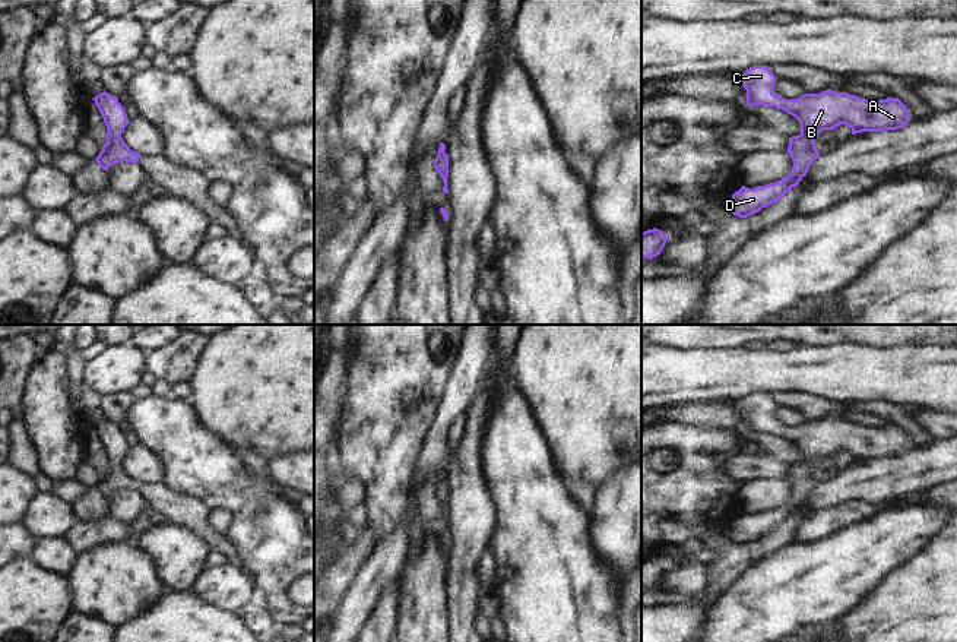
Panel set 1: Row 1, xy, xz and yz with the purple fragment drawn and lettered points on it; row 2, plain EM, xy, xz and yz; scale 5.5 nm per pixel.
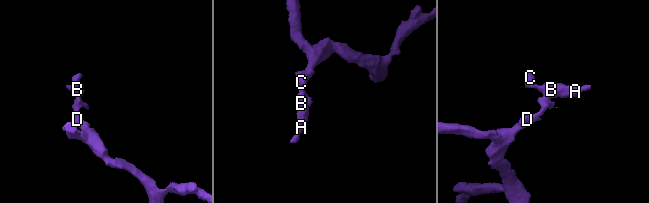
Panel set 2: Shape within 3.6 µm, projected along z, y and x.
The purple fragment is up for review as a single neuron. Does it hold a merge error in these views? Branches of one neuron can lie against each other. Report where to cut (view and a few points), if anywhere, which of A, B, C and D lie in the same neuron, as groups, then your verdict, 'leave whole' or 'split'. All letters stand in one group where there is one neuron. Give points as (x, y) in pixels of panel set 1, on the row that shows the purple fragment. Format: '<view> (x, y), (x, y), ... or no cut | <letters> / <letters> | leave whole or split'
no cut | A B C D | leave whole

